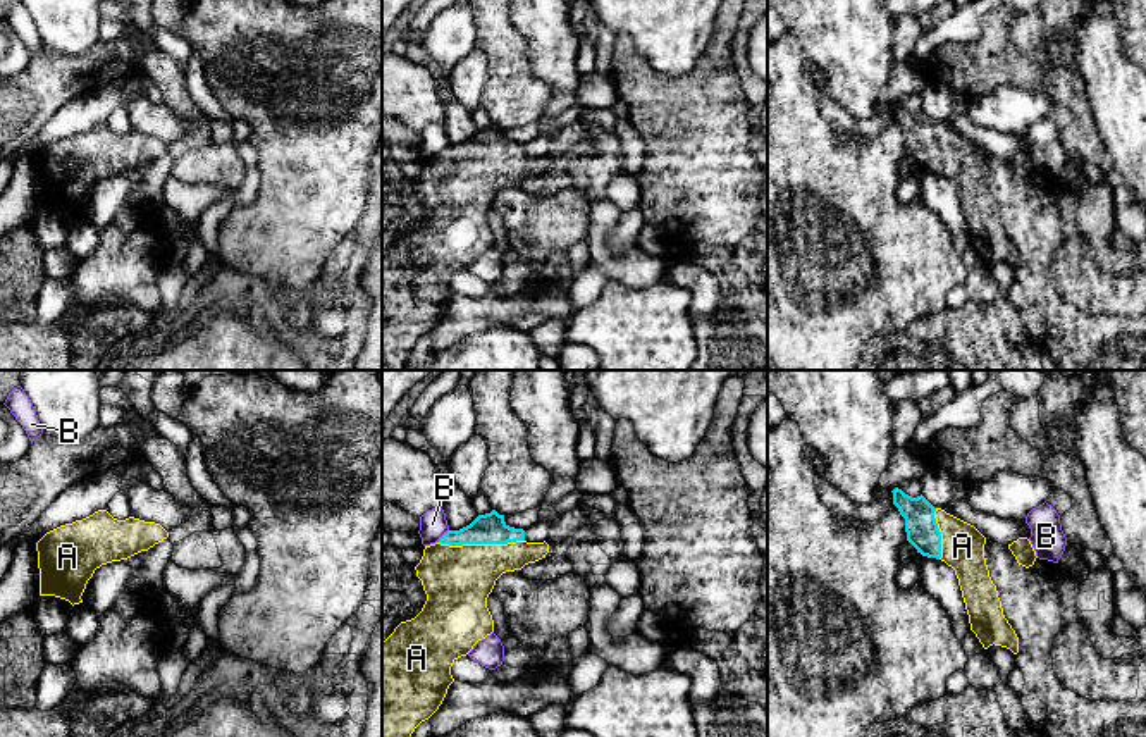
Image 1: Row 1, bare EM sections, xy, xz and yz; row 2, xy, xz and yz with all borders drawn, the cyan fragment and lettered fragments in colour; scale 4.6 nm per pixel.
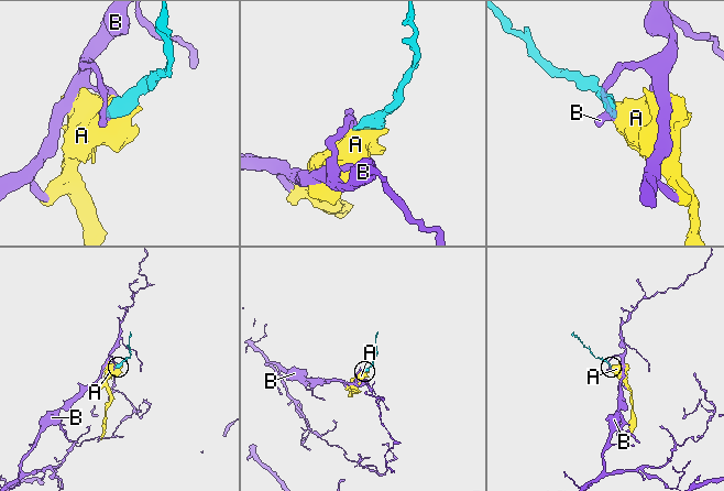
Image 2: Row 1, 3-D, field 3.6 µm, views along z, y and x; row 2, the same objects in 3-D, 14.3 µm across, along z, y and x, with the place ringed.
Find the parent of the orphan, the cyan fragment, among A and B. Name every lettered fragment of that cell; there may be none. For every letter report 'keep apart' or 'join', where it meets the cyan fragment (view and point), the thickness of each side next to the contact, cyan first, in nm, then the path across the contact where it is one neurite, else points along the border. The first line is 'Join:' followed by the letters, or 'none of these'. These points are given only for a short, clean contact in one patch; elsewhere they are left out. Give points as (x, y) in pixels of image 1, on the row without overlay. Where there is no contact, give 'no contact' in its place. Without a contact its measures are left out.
Join: A
A: join; meets cyan in xz at (480, 157); 140 nm thick on the cyan side, 320 nm on the other; runs through xz (486, 143), (480, 157), (456, 193)
B: keep apart; meets cyan in xz at (443, 150); 140 nm thick on the cyan side, 130 nm on the other; border along xz (448, 143), (437, 155)

